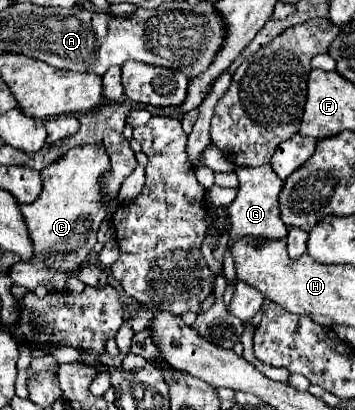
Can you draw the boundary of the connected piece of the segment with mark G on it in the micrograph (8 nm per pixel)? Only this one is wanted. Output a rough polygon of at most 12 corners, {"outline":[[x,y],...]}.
{"outline":[[272,165],[236,167],[230,237],[282,239]]}

